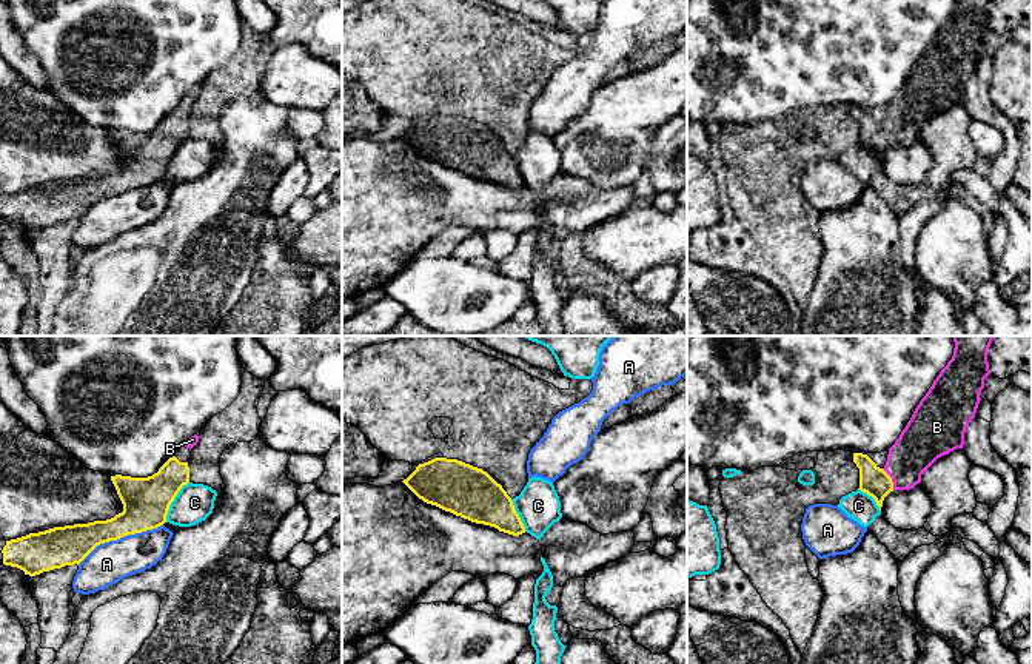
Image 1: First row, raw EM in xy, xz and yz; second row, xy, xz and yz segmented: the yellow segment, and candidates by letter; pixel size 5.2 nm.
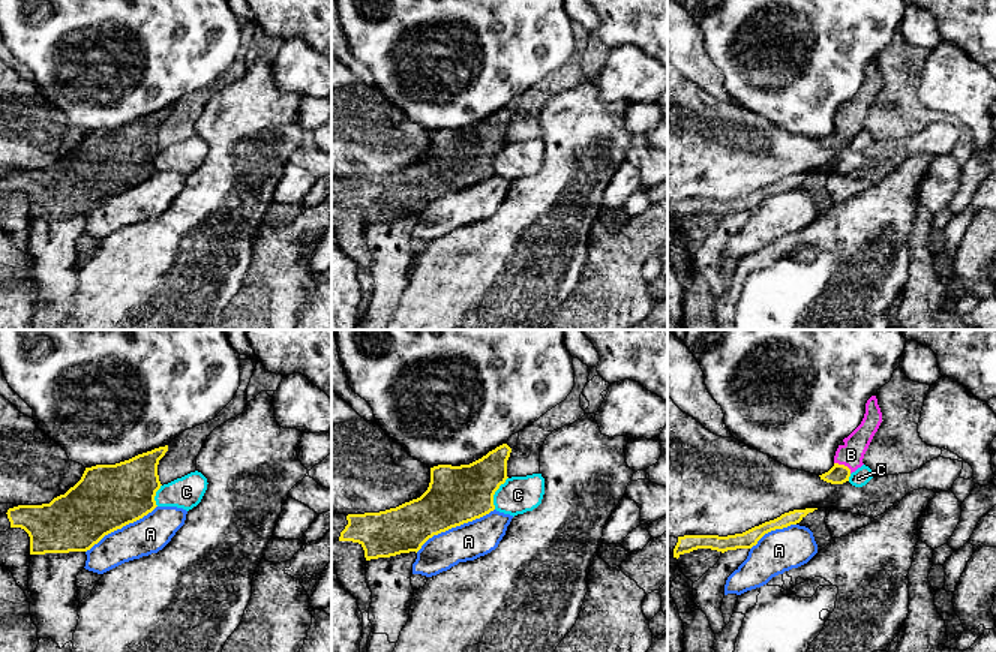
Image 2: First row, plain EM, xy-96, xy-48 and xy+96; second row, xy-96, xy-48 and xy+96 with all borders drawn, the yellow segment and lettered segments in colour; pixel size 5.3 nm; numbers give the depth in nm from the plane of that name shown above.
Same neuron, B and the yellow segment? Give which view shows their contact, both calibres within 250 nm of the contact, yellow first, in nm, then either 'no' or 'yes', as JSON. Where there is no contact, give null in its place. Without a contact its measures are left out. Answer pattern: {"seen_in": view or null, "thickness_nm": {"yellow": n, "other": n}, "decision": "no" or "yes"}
{"seen_in": "yz", "thickness_nm": {"yellow": 150, "other": 240}, "decision": "yes"}

